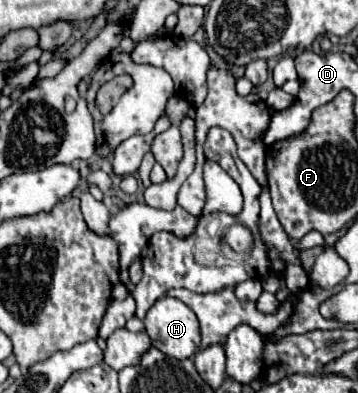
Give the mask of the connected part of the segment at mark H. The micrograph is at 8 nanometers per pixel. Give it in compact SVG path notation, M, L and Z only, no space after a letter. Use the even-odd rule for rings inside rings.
M173 297L159 299L159 303L155 303L151 311L147 311L143 321L145 321L145 331L151 337L151 345L163 351L167 357L183 361L201 349L201 329L199 329L197 315L179 299Z

